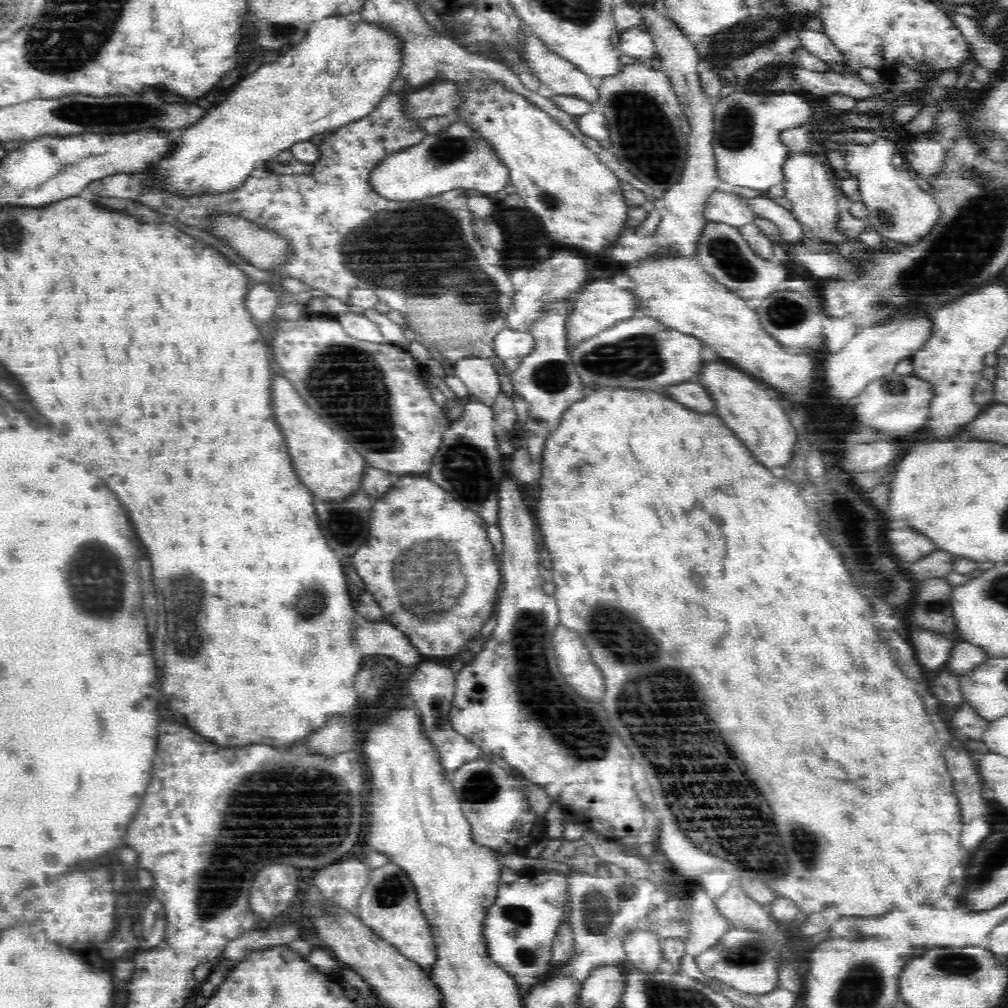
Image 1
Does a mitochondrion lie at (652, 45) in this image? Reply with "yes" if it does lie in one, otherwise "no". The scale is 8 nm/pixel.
no

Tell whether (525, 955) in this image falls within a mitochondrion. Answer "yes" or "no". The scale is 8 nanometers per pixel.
yes

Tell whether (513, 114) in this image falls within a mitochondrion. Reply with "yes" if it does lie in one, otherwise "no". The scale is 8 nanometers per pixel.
no

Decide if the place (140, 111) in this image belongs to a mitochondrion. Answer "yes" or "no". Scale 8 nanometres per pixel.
yes

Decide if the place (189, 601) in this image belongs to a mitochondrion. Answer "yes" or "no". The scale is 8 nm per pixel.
yes

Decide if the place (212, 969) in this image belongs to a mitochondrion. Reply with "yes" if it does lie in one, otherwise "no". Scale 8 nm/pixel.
no

